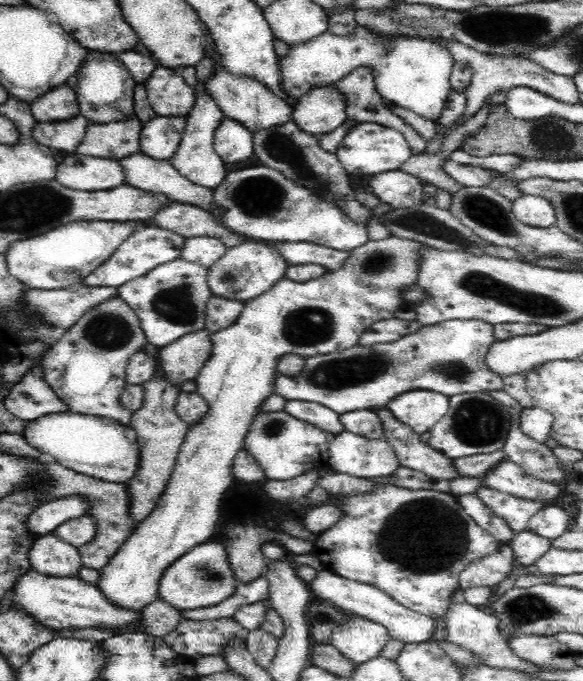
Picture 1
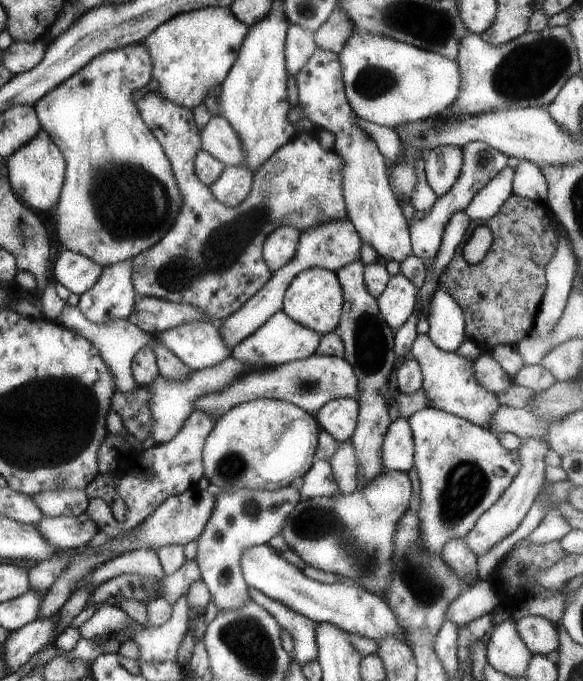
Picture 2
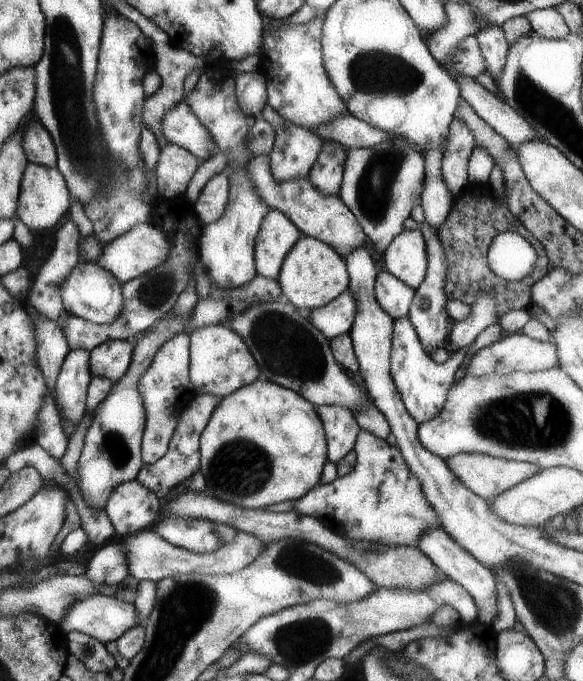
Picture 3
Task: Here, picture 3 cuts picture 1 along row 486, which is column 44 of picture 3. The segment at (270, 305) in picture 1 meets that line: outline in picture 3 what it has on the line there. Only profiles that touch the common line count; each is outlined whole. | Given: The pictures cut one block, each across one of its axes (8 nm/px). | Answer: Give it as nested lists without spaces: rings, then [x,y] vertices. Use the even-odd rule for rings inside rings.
[[[27,163],[21,175],[15,218],[33,230],[45,230],[53,226],[70,205],[69,191],[57,167],[46,167],[35,163]]]

